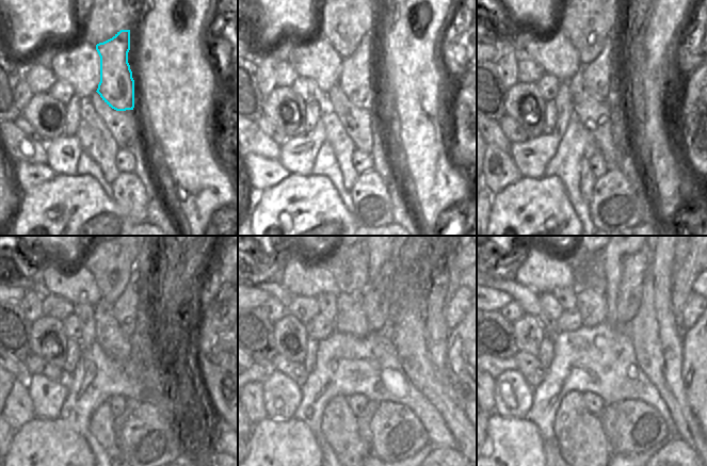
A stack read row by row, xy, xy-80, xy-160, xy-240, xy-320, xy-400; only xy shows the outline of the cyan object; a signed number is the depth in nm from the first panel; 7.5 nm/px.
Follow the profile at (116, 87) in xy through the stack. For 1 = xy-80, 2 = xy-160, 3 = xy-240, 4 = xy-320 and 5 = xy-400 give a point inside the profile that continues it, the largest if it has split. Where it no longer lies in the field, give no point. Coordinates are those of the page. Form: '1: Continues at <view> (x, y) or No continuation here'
1: Continues at xy-80 (356, 79)
2: Continues at xy-160 (597, 75)
3: Continues at xy-240 (126, 308)
4: Continues at xy-320 (378, 299)
5: Continues at xy-400 (635, 266)

